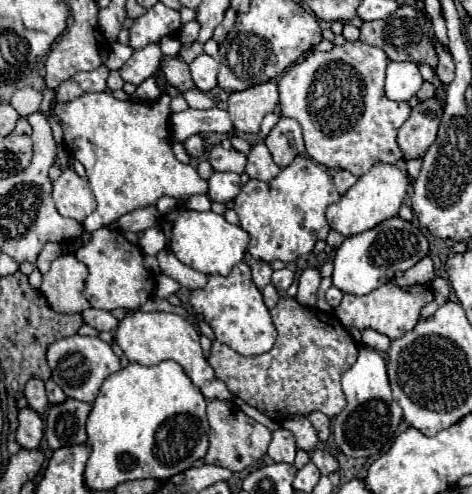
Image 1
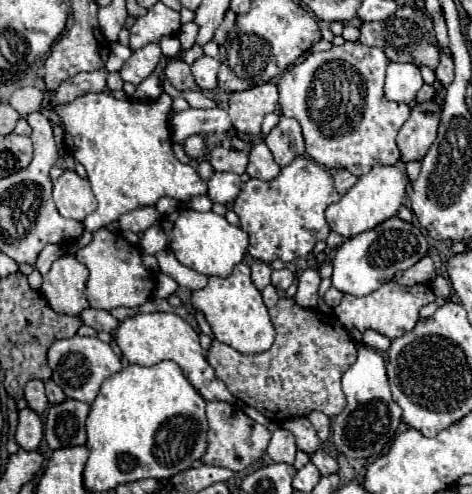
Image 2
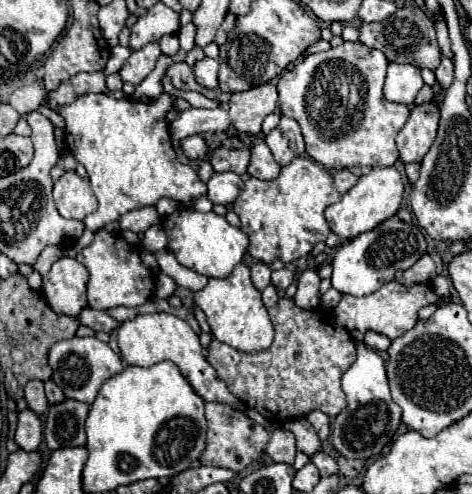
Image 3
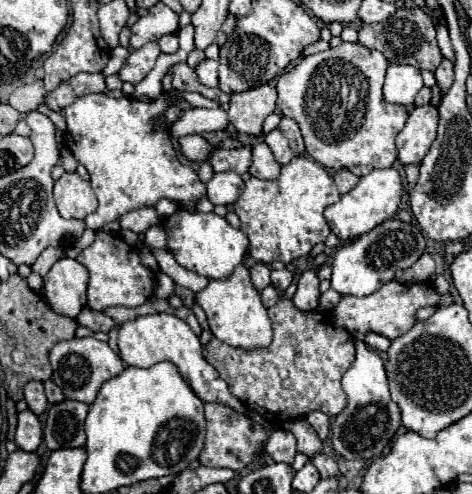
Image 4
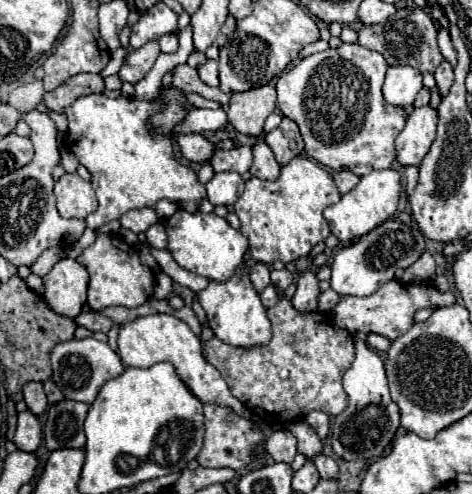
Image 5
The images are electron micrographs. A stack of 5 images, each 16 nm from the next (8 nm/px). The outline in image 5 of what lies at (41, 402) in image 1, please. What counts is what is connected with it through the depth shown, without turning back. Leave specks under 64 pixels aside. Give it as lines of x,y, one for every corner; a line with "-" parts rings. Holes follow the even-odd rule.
28,382
24,386
24,400
26,400
26,406
28,410
34,414
34,416
40,416
44,410
46,410
46,394
42,390
42,384
40,382

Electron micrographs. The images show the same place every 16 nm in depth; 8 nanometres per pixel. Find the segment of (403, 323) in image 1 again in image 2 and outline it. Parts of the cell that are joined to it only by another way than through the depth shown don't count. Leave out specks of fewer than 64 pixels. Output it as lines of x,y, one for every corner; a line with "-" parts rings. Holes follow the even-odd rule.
388,282
382,284
376,292
368,294
368,296
350,296
344,294
342,302
334,308
336,320
340,326
344,326
346,330
374,330
380,332
384,336
388,336
390,340
400,338
404,332
412,330
418,322
418,310
430,302
434,302
436,296
432,292
432,288
428,284
416,284
416,286
400,286
398,282

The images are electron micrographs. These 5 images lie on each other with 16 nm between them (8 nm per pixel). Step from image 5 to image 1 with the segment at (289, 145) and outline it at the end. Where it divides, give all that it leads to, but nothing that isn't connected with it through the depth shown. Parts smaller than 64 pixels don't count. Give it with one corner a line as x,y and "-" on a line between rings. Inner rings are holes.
280,116
280,122
266,136
266,146
280,168
288,166
296,156
304,154
300,124
292,118

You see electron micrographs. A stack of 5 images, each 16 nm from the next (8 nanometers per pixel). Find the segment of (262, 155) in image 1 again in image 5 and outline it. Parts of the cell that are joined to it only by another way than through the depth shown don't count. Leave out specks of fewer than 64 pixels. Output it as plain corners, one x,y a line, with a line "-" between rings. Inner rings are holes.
266,142
254,144
254,162
250,174
260,180
276,180
280,176
280,164
274,158
274,152

